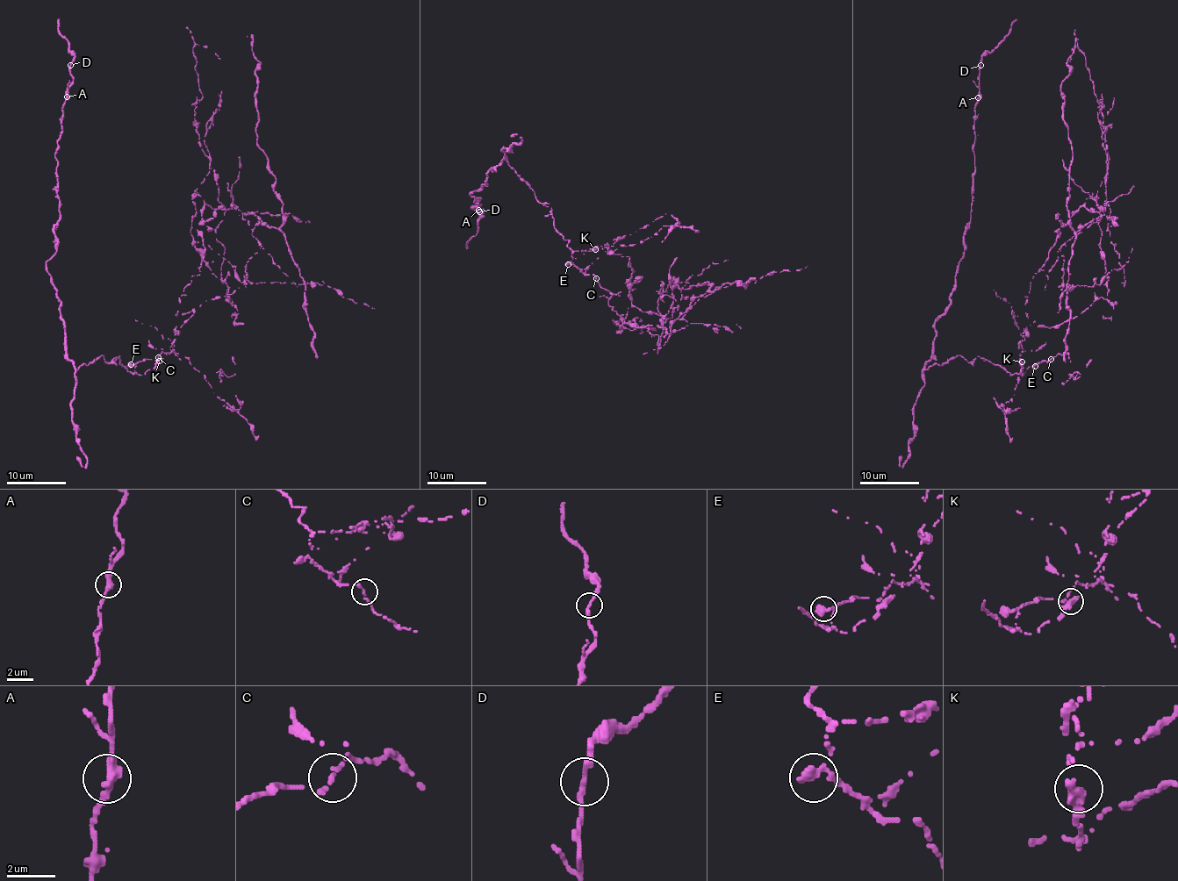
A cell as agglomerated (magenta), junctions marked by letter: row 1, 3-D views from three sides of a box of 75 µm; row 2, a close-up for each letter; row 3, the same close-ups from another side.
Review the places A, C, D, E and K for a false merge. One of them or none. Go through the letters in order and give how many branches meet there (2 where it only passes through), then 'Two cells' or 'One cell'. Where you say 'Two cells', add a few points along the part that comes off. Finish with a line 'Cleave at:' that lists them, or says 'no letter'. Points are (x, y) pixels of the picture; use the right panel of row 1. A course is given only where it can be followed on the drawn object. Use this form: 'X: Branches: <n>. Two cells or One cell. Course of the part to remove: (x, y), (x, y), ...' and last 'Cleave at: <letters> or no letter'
A: Branches: 2. One cell
C: Branches: 1. One cell
D: Branches: 2. One cell
E: Branches: 2. One cell
K: Branches: 1. Two cells. Course of the part to remove: (1023, 361), (1033, 276), (1057, 229), (1100, 211), (1067, 288), (1105, 276), (1108, 299), (1037, 325)
Cleave at: K

